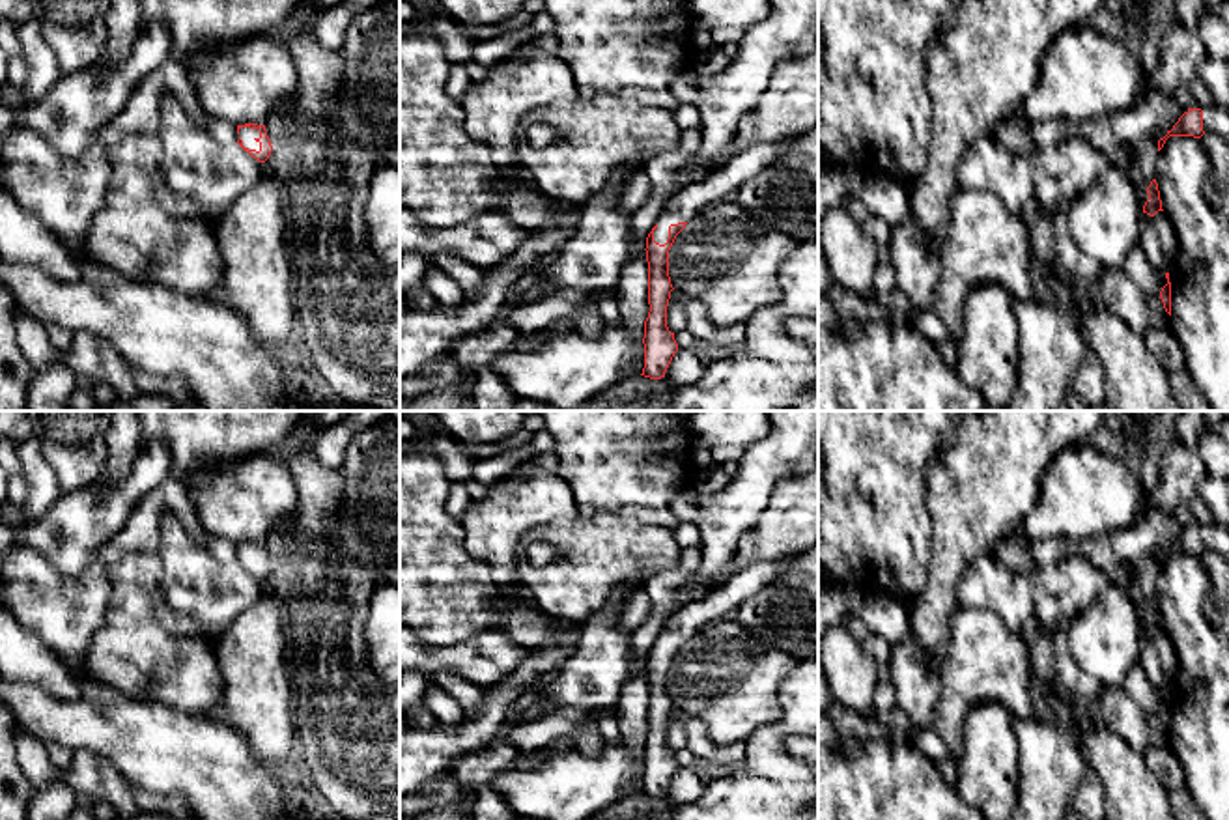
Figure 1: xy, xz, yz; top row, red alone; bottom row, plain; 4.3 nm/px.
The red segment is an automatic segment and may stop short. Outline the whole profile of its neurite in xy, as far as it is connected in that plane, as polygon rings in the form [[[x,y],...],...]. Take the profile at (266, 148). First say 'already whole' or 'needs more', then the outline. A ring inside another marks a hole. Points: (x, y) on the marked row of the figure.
needs more | [[[245,123],[237,125],[237,144],[256,161],[265,163],[273,151],[265,125]]]

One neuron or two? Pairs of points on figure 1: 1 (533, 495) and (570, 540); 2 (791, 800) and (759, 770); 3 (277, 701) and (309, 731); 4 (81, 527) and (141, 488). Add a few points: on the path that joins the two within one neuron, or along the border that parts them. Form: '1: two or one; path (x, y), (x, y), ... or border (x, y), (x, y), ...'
1: two; border (579, 514), (535, 525), (518, 548)
2: one; path (783, 792), (764, 777)
3: two; border (294, 671), (297, 751)
4: one; path (96, 514), (126, 494)

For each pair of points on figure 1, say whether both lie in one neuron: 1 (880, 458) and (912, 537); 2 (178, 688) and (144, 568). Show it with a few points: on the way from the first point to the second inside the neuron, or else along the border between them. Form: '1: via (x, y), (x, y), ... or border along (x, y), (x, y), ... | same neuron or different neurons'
1: via (880, 477), (880, 505), (893, 518) | same neuron
2: via (150, 658), (142, 650), (142, 598) | same neuron

